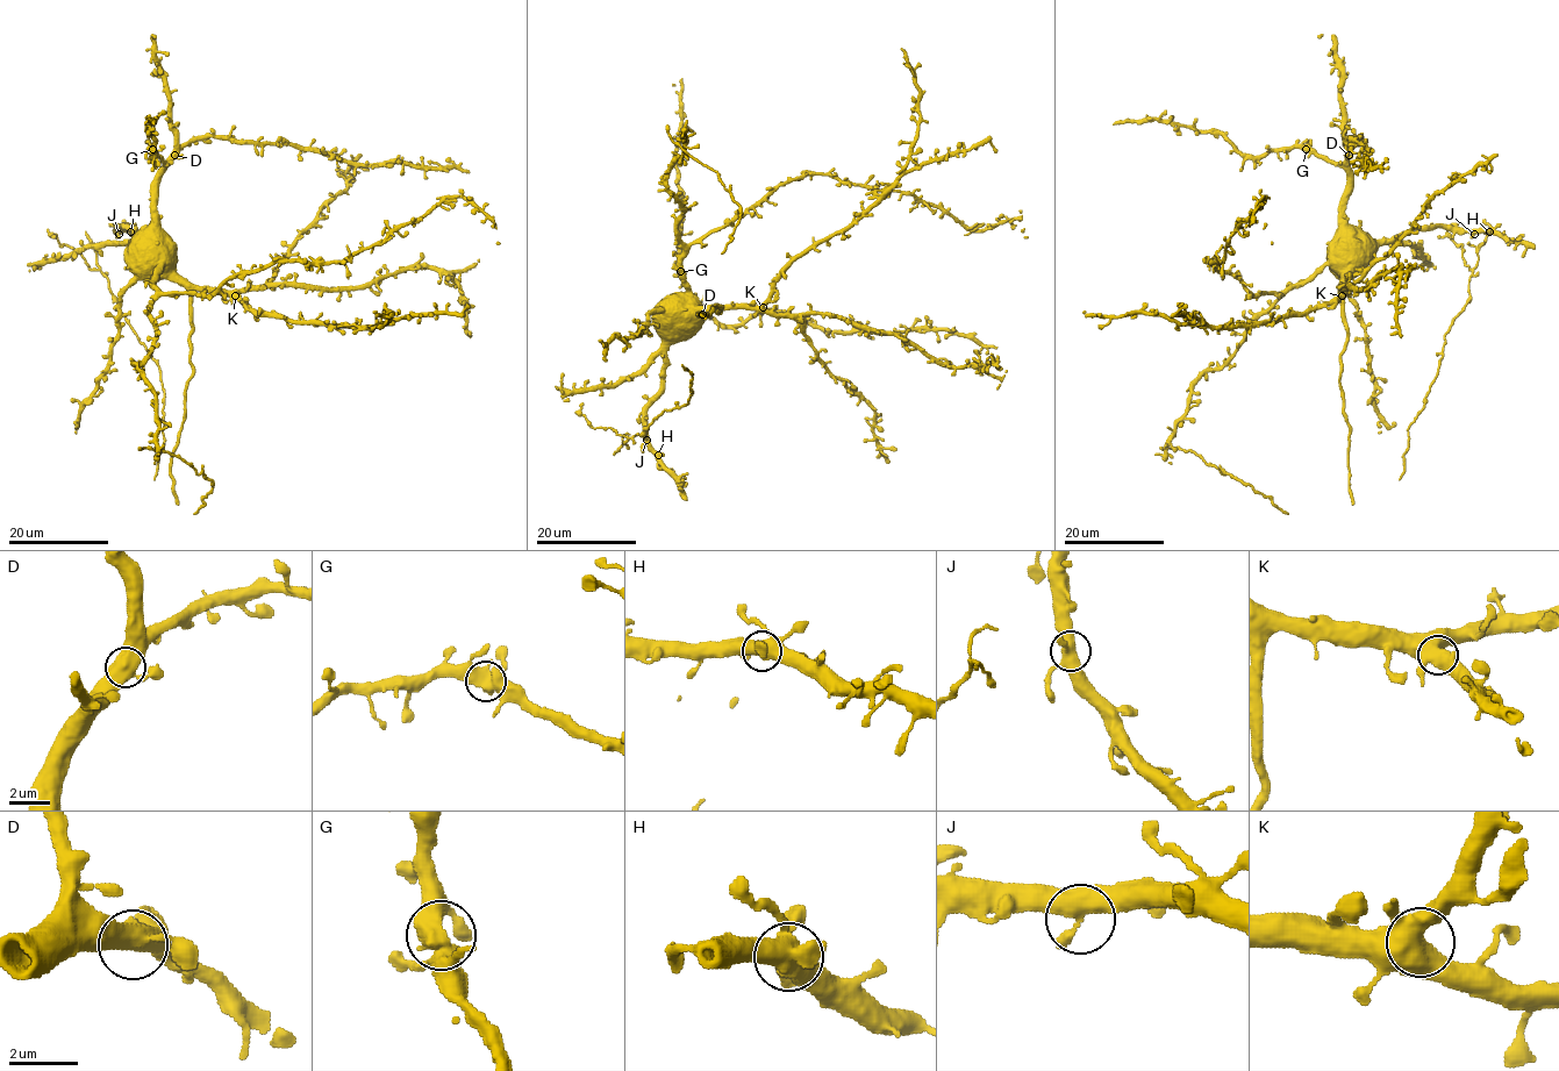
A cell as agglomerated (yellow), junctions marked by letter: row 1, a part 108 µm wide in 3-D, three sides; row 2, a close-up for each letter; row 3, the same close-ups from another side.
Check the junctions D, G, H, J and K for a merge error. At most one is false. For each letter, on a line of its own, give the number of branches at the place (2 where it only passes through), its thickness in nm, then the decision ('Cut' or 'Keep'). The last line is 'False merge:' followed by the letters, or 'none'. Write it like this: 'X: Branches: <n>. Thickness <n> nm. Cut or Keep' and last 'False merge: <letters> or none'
D: Branches: 3. Thickness 500 nm. Keep
G: Branches: 3. Thickness 550 nm. Keep
H: Branches: 3. Thickness 500 nm. Keep
J: Branches: 3. Thickness 440 nm. Keep
K: Branches: 3. Thickness 500 nm. Keep
False merge: none

